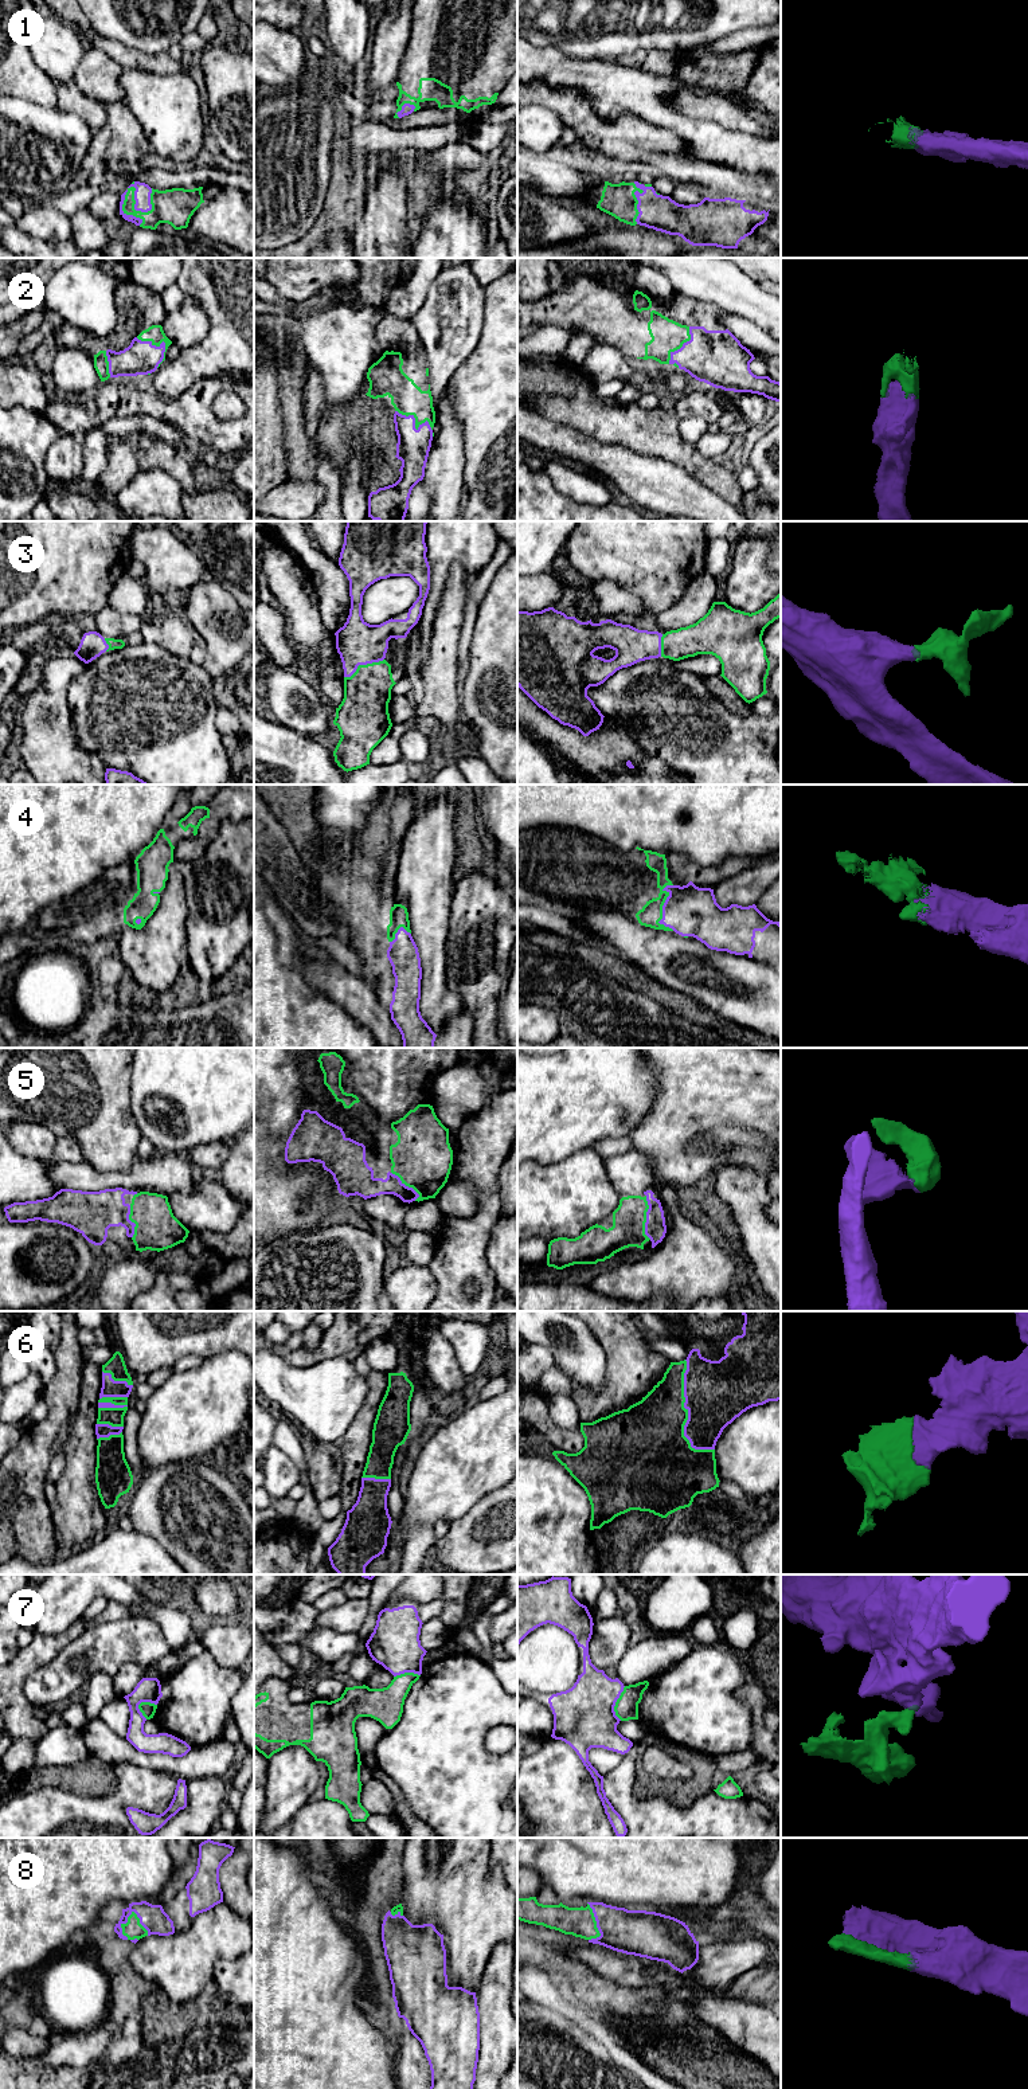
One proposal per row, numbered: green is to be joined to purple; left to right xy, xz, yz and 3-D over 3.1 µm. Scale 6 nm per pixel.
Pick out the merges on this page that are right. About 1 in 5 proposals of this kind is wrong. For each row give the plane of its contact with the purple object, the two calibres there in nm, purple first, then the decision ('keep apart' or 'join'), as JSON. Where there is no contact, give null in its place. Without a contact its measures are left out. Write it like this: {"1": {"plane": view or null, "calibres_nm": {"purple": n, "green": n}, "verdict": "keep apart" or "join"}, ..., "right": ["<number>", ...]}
{"1": {"plane": "xy", "calibres_nm": {"purple": 100, "green": 140}, "verdict": "join"}, "2": {"plane": "xy", "calibres_nm": {"purple": 200, "green": 110}, "verdict": "join"}, "3": {"plane": "xz", "calibres_nm": {"purple": 260, "green": 280}, "verdict": "join"}, "4": {"plane": "yz", "calibres_nm": {"purple": 300, "green": 130}, "verdict": "join"}, "5": {"plane": "yz", "calibres_nm": {"purple": 130, "green": 200}, "verdict": "join"}, "6": {"plane": "yz", "calibres_nm": {"purple": 380, "green": 400}, "verdict": "join"}, "7": {"plane": "yz", "calibres_nm": {"purple": 360, "green": 140}, "verdict": "keep apart"}, "8": {"plane": "xy", "calibres_nm": {"purple": 160, "green": 110}, "verdict": "join"}, "right": ["1", "2", "3", "4", "5", "6", "8"]}

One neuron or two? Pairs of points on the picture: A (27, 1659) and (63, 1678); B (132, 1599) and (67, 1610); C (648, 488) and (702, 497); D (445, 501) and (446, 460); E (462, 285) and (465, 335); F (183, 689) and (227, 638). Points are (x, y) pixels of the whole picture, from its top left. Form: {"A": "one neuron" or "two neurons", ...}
{"A": "two neurons", "B": "one neuron", "C": "one neuron", "D": "one neuron", "E": "one neuron", "F": "two neurons"}

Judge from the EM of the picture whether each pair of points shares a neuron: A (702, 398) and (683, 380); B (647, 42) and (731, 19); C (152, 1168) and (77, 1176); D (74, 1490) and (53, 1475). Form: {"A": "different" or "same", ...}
{"A": "different", "B": "same", "C": "same", "D": "different"}

